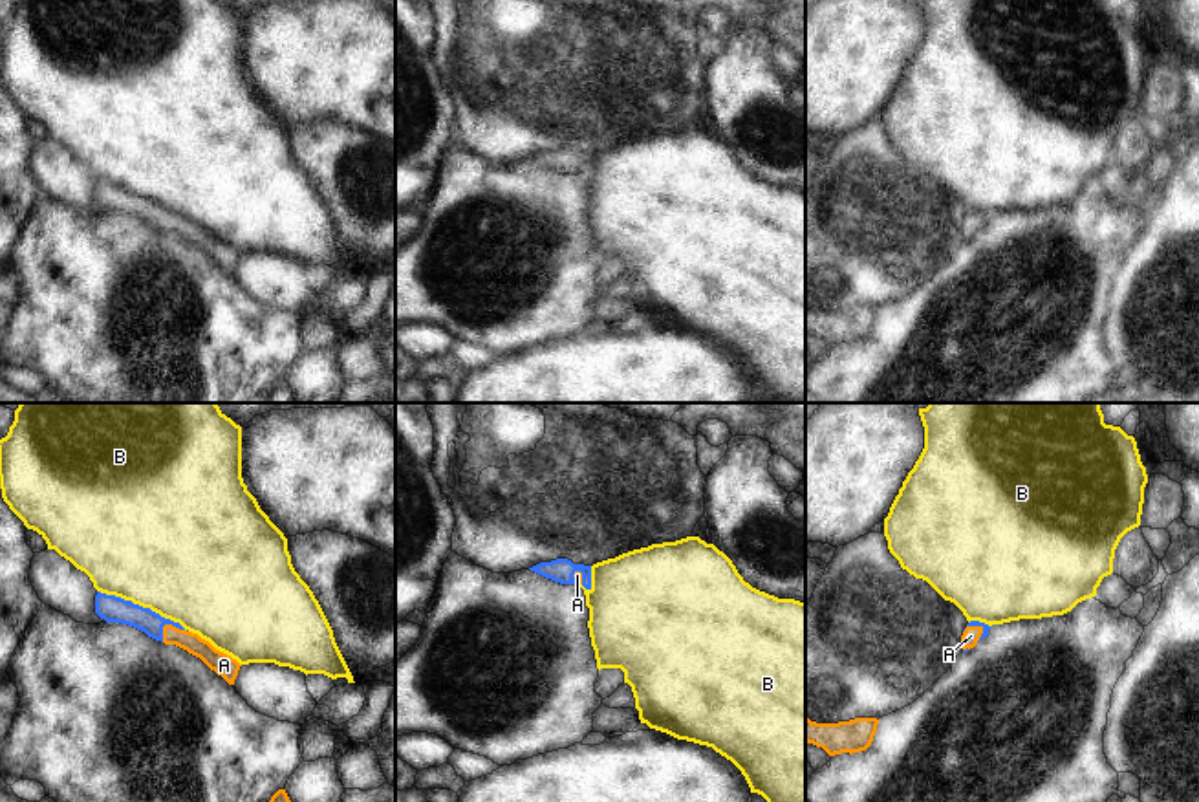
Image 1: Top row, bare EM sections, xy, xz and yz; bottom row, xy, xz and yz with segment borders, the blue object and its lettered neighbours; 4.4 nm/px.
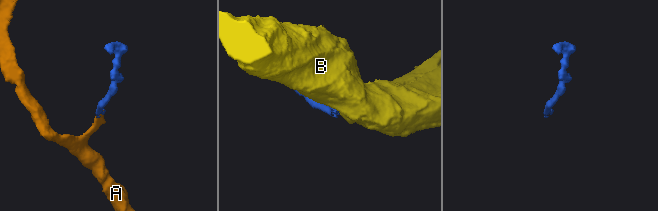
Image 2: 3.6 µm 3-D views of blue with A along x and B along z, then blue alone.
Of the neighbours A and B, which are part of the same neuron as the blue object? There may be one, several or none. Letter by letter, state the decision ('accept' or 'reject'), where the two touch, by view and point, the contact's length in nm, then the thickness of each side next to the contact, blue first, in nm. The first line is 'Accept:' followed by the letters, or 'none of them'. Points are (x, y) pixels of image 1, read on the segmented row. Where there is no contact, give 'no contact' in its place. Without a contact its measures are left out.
Accept: A
A: accept | xy (167, 623) | 130 nm | 120/90 nm
B: reject | xy (141, 606) | 440 nm | 120/500 nm

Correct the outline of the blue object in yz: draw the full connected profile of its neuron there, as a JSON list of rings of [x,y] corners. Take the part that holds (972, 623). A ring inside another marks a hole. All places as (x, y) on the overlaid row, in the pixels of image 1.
[[[970,621],[961,635],[961,648],[968,652],[974,648],[983,637],[988,635],[990,626],[979,621]]]

